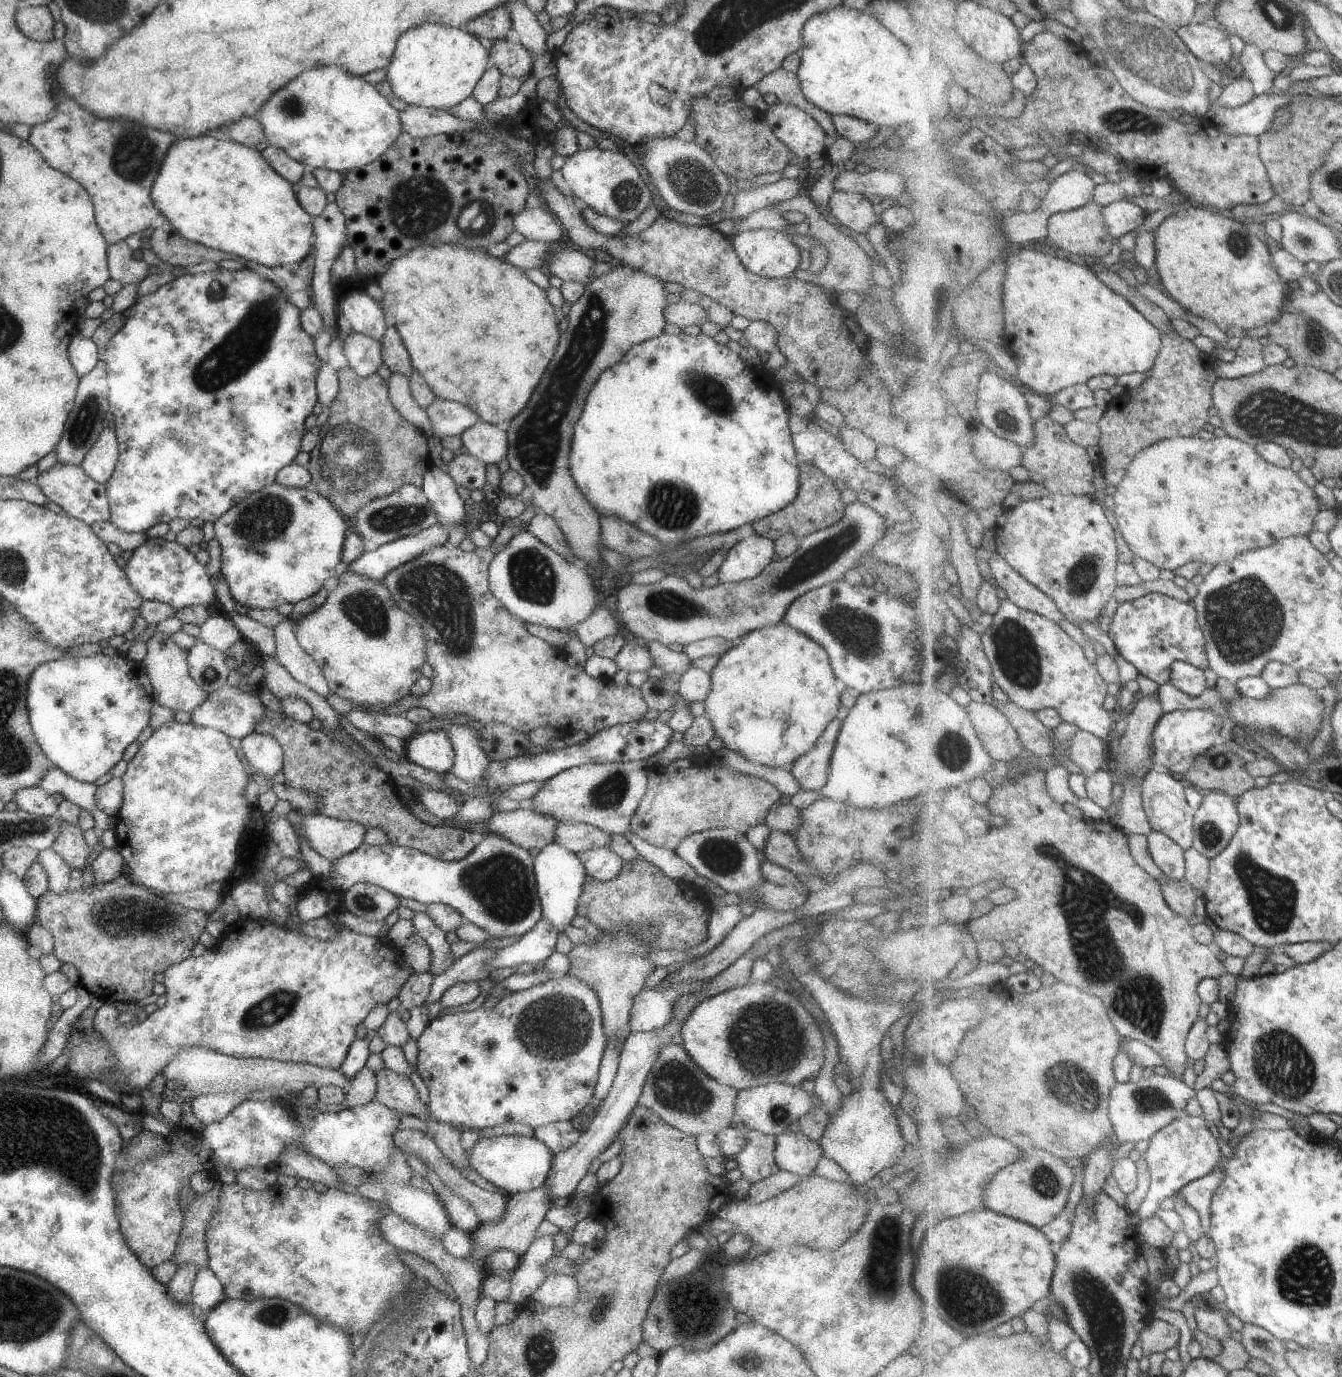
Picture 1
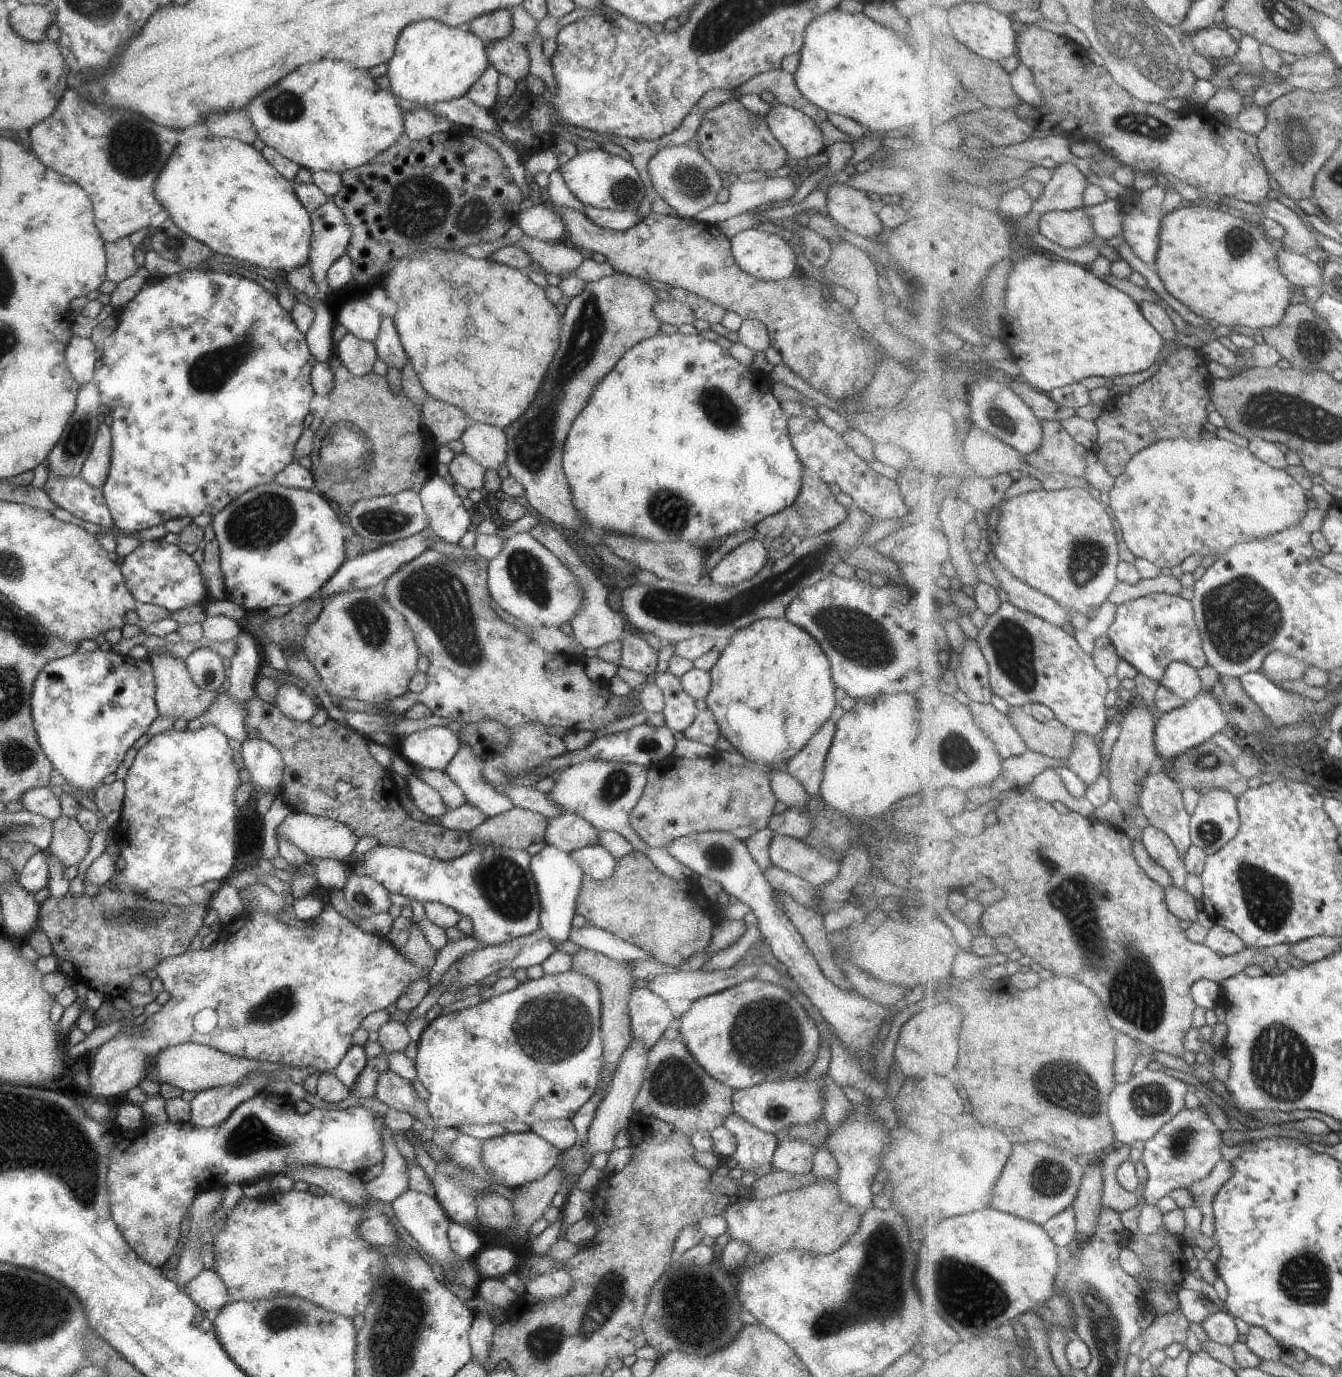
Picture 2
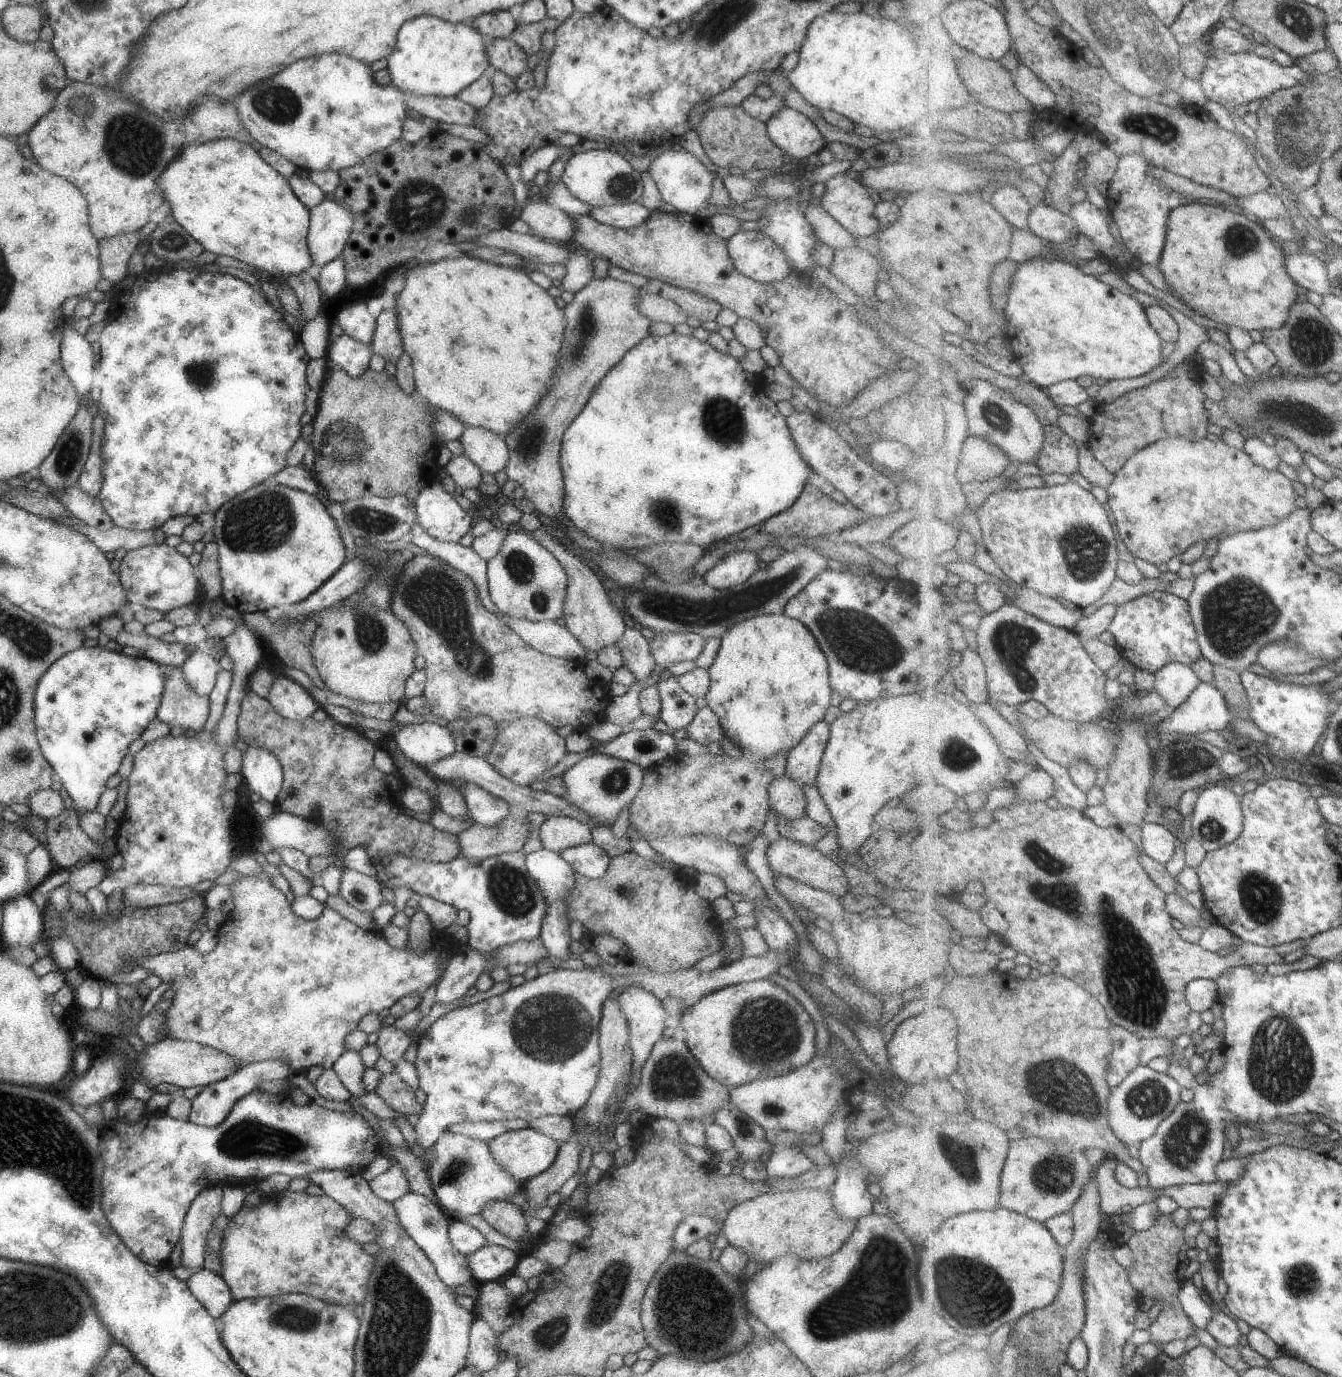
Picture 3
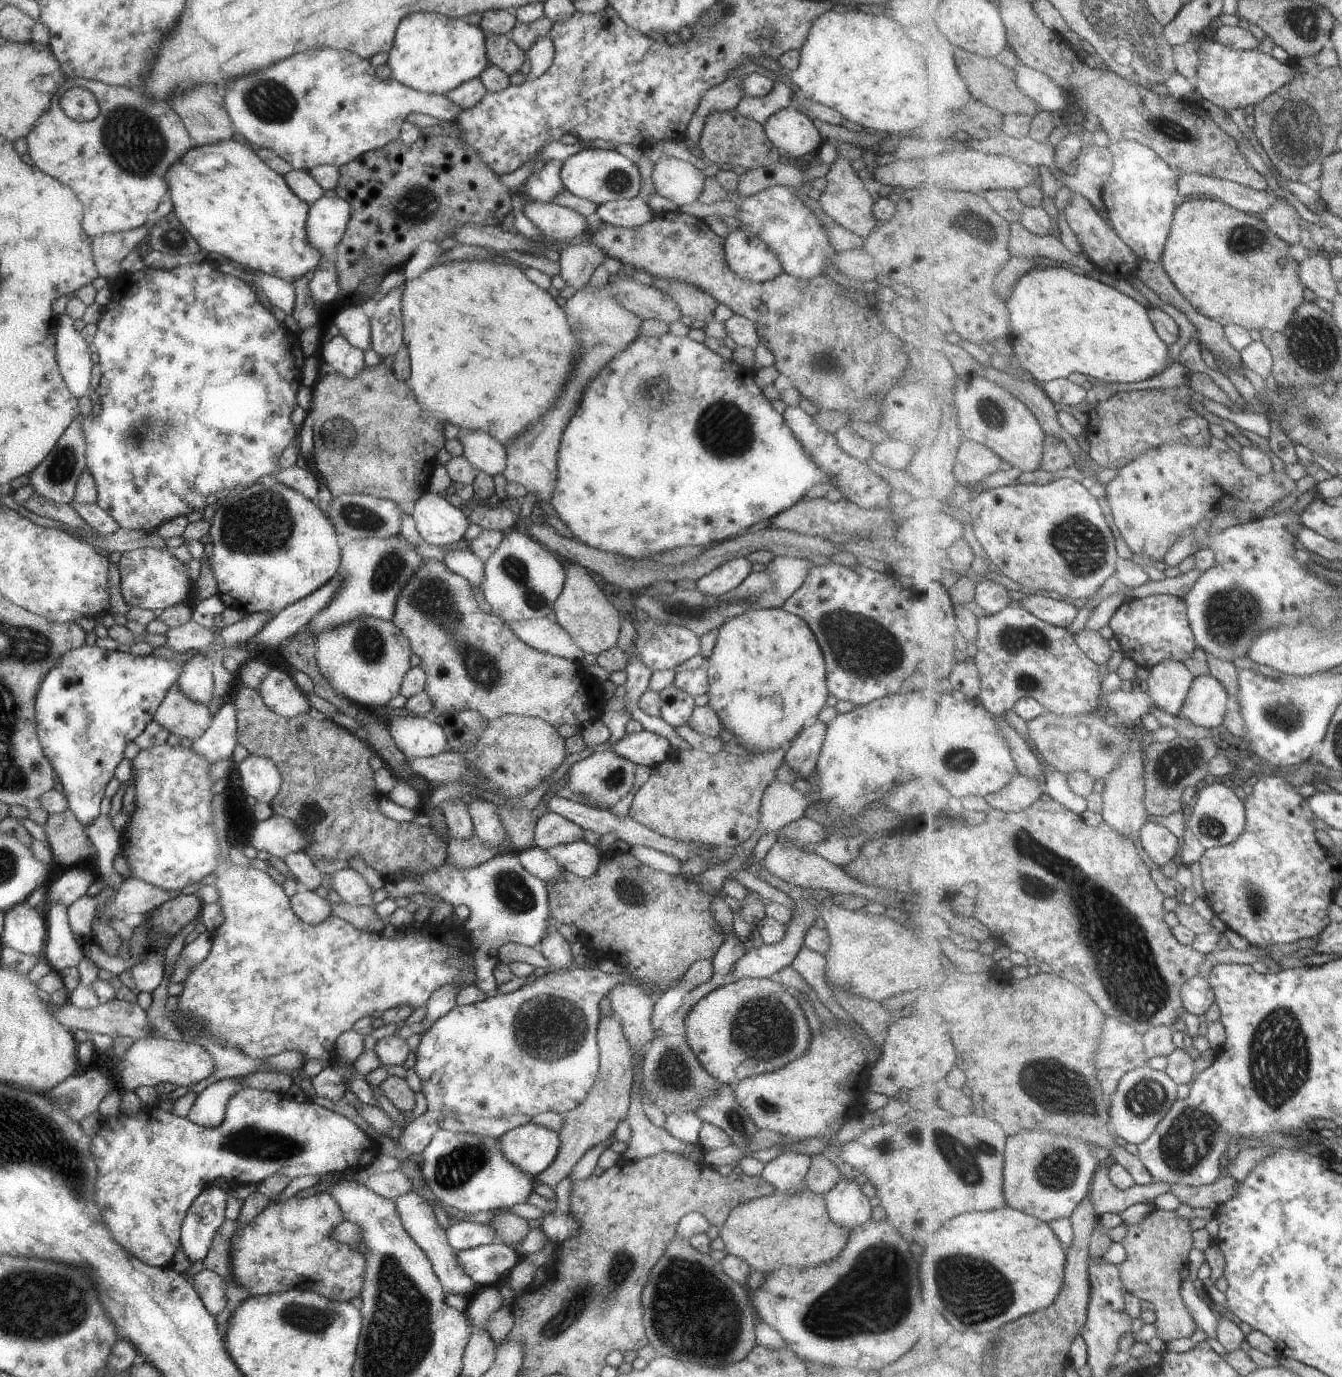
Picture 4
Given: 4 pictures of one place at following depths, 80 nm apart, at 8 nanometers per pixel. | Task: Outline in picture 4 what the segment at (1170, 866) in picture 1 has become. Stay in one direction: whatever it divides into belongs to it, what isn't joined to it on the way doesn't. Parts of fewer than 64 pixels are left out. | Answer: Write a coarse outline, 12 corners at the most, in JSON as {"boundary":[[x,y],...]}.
{"boundary":[[1147,822],[1139,836],[1144,850],[1161,867],[1179,857],[1181,839]]}

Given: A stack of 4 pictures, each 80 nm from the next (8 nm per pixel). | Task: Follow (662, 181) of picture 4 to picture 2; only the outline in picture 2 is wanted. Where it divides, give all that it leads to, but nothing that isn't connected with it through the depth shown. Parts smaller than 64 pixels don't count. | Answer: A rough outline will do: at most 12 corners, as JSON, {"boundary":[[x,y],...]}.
{"boundary":[[696,146],[647,161],[656,196],[681,218],[717,203],[716,169]]}

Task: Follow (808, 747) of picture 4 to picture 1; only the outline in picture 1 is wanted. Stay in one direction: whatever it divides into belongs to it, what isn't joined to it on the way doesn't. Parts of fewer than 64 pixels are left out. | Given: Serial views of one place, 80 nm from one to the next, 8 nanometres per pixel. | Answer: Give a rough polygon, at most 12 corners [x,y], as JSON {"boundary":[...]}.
{"boundary":[[833,717],[788,769],[801,790],[825,784],[842,720]]}

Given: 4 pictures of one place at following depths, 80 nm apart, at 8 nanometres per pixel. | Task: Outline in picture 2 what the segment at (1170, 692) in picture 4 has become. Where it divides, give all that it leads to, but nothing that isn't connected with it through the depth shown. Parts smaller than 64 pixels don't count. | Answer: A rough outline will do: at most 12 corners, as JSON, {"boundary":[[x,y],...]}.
{"boundary":[[1170,664],[1159,684],[1191,702],[1204,691],[1197,669]]}

